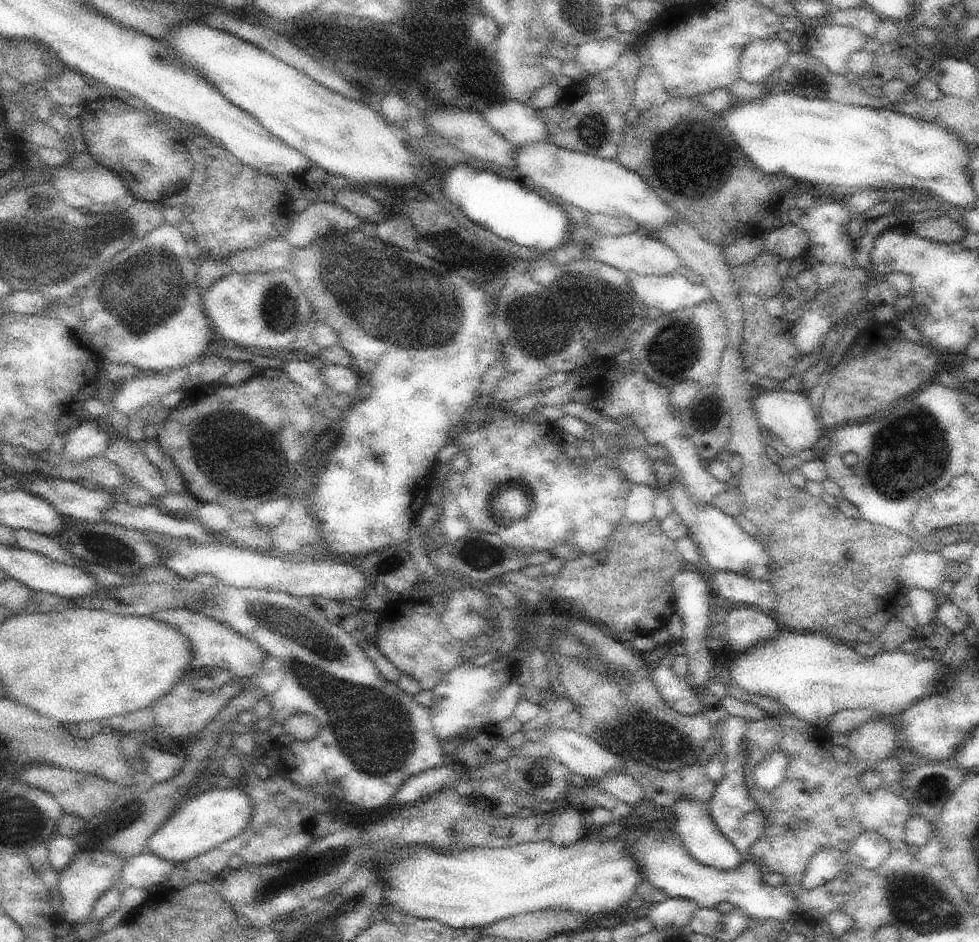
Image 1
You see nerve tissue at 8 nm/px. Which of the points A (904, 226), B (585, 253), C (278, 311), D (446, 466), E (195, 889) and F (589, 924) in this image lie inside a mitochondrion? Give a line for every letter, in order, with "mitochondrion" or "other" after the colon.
A: other
B: other
C: mitochondrion
D: other
E: other
F: other

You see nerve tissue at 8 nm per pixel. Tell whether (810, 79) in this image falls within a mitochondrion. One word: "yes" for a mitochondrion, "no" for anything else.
yes

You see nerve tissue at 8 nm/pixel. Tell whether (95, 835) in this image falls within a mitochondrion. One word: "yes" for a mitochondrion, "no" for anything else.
no

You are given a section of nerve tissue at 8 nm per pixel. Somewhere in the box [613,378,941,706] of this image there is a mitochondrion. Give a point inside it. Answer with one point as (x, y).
(705, 413)

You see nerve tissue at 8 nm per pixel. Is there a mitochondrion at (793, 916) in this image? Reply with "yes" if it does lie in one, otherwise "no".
no

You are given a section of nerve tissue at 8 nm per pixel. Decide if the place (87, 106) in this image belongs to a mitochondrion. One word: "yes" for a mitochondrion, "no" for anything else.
no

